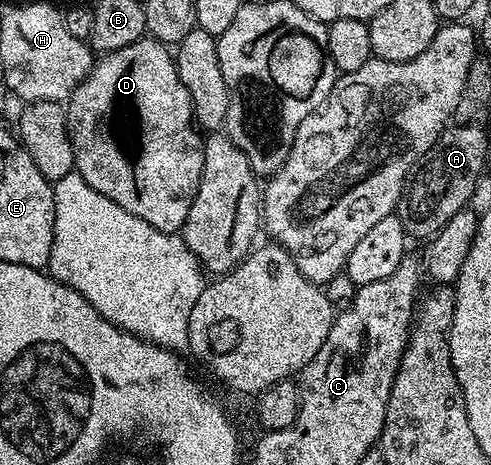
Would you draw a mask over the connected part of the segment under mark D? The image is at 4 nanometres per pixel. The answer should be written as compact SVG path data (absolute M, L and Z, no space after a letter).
M142 38L131 42L131 46L123 46L123 50L104 53L94 63L93 69L85 75L84 82L73 92L72 96L68 97L67 119L69 122L69 137L73 143L75 171L84 178L87 186L99 190L99 194L103 194L107 198L111 198L111 202L123 206L123 210L143 218L143 222L155 226L155 230L174 234L180 233L181 228L185 225L187 210L191 210L191 202L197 193L199 178L203 174L205 146L202 133L195 127L193 103L187 94L187 86L183 86L183 82L177 73L177 61L174 53L166 45L162 44L161 41L152 38Z

